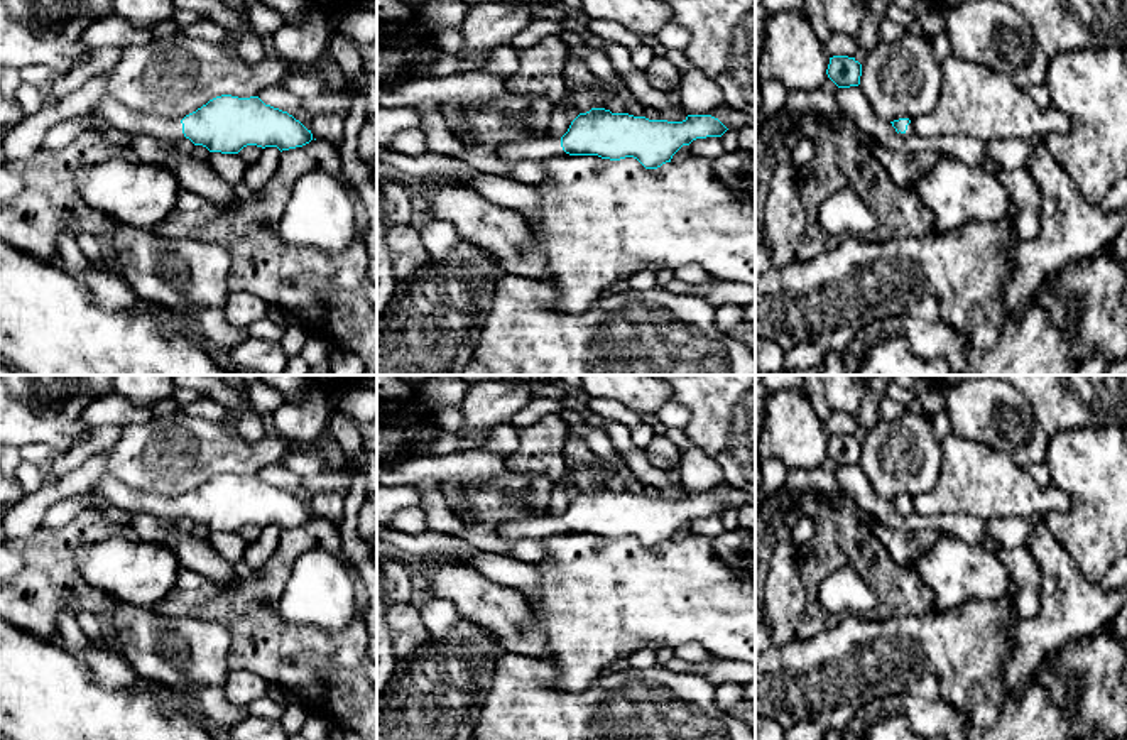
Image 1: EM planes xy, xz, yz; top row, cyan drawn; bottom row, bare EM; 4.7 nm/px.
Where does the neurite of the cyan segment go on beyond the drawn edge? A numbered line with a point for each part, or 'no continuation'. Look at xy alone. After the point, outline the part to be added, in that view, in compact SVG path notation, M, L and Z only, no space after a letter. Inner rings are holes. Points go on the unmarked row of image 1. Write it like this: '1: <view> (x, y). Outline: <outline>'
1: xy (119, 495). Outline: M110 475L100 476L91 492L101 495L110 505L123 512L152 514L172 525L184 514L181 498L166 498L149 492L139 492L125 487Z

